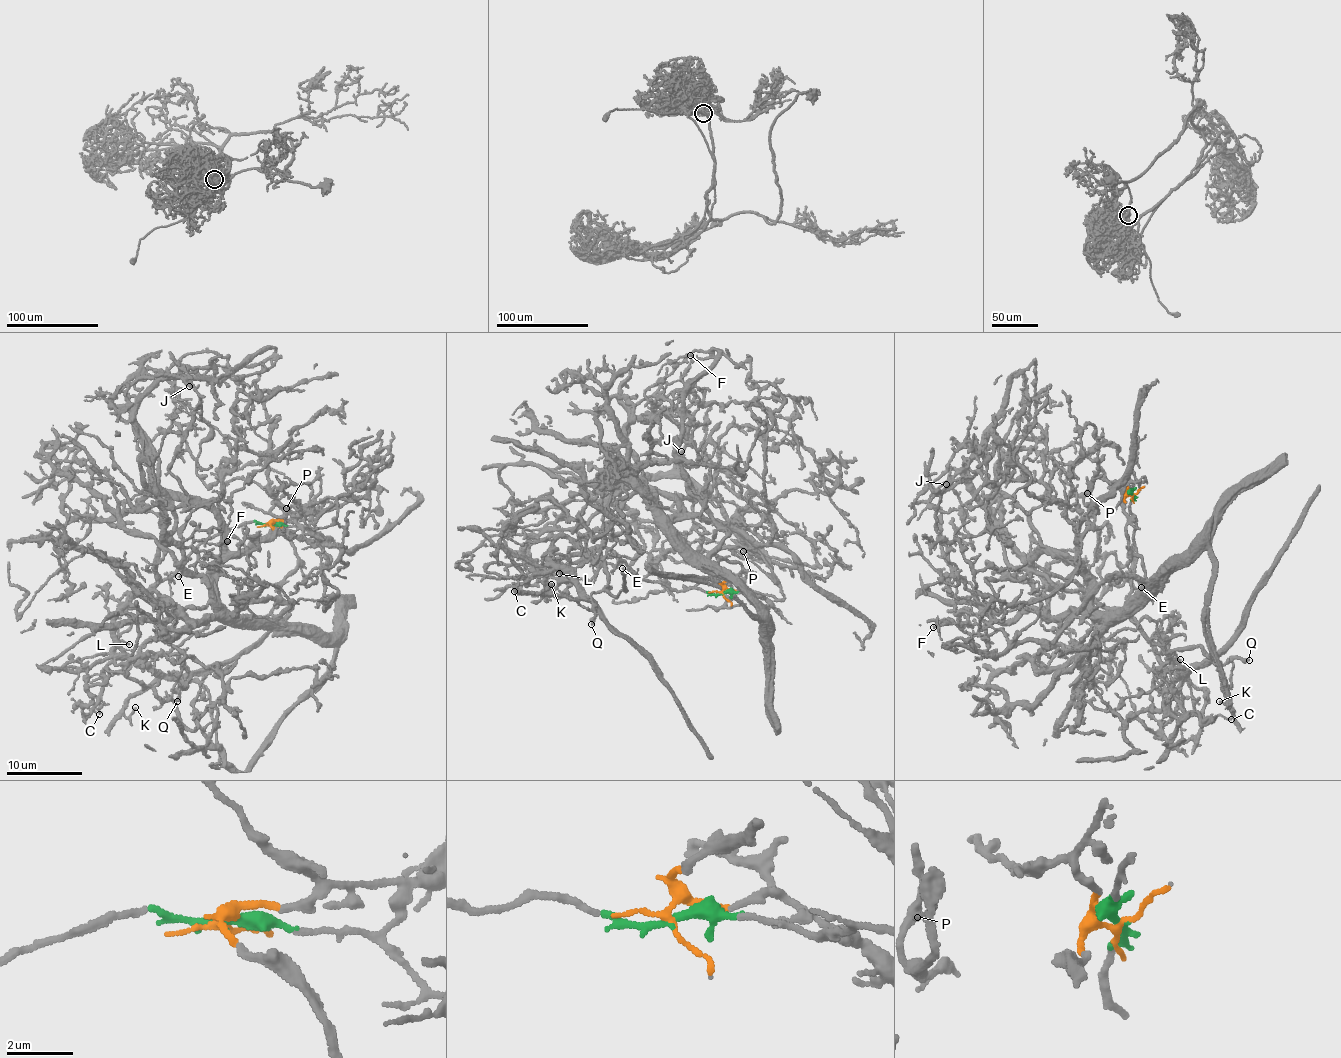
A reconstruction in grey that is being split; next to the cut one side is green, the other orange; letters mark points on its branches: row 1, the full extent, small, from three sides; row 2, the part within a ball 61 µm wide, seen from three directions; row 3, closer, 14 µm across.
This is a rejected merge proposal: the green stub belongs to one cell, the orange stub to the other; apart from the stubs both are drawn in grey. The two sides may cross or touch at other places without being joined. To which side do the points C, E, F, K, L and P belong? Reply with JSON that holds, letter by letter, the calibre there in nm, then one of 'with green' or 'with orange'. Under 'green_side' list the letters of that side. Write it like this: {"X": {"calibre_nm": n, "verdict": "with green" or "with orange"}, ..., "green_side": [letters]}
{"C": {"calibre_nm": 160, "verdict": "with green"}, "E": {"calibre_nm": 150, "verdict": "with green"}, "F": {"calibre_nm": 150, "verdict": "with orange"}, "K": {"calibre_nm": 160, "verdict": "with green"}, "L": {"calibre_nm": 130, "verdict": "with green"}, "P": {"calibre_nm": 140, "verdict": "with orange"}, "green_side": ["C", "E", "K", "L"]}

